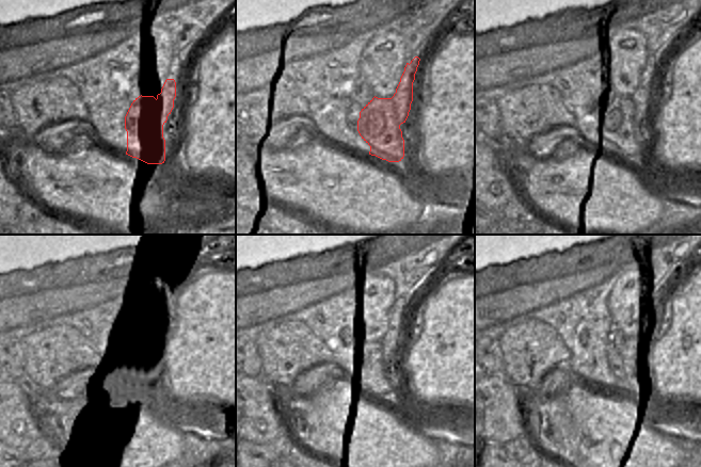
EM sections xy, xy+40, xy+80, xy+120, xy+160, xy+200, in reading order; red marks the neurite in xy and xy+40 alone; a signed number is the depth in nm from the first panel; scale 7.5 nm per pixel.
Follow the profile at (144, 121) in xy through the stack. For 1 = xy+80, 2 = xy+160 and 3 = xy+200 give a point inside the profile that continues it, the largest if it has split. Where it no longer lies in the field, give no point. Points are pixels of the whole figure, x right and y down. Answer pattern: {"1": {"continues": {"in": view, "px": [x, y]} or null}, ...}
{"1": {"continues": {"in": "xy+80", "px": [626, 145]}}, "2": {"continues": {"in": "xy+160", "px": [392, 339]}}, "3": {"continues": {"in": "xy+200", "px": [636, 385]}}}

